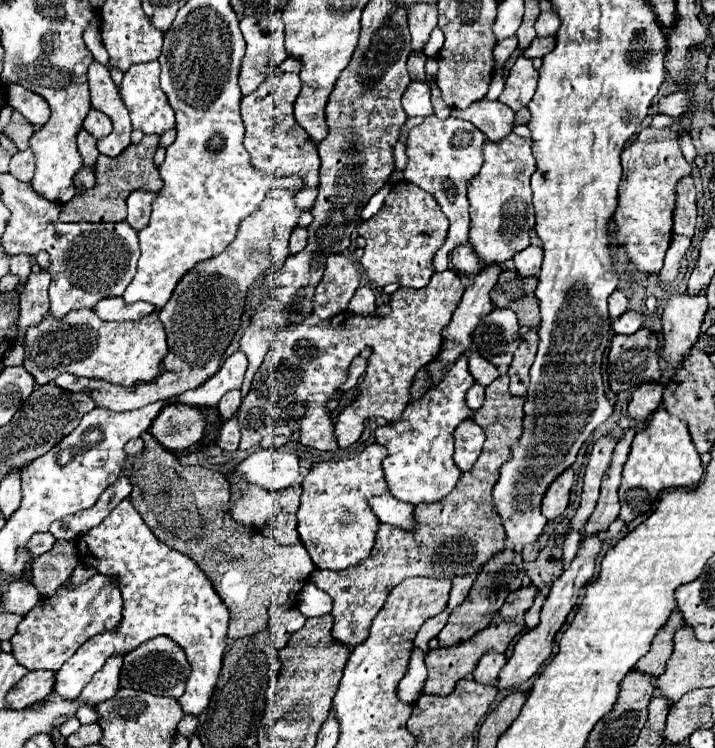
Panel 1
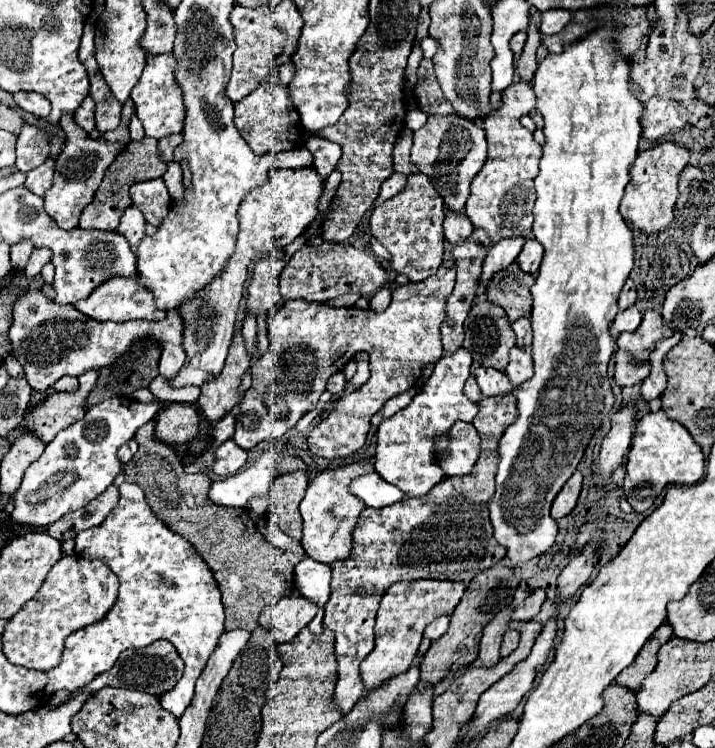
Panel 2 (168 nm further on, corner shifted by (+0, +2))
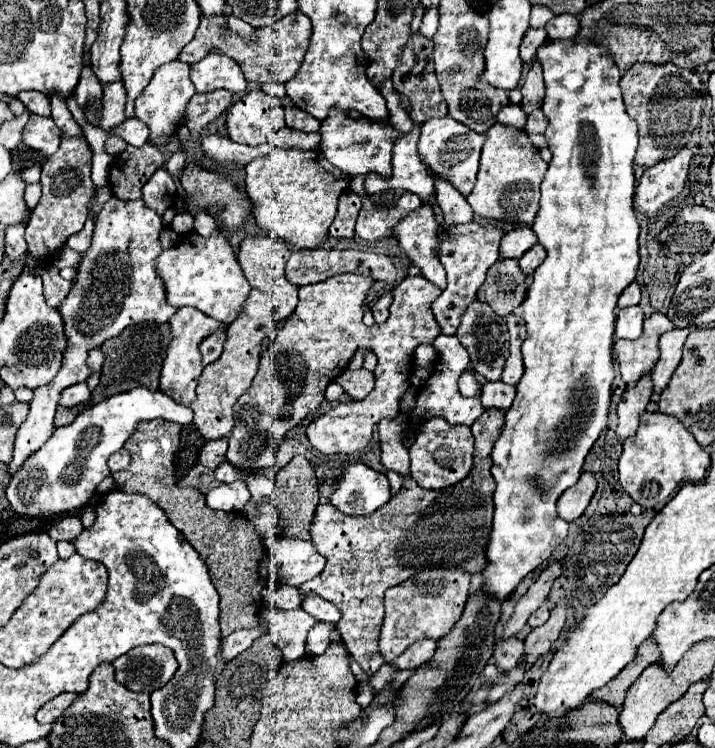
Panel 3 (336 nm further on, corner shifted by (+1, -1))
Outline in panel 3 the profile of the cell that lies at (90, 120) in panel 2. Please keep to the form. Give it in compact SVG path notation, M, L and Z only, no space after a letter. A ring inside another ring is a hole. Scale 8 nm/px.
M88 67L82 69L82 77L80 77L78 85L76 85L74 99L76 99L80 109L86 109L86 107L92 105L92 101L96 103L96 101L102 99L102 85Z

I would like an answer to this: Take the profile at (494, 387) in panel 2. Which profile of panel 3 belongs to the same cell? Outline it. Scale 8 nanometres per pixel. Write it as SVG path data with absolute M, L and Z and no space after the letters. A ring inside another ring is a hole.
M486 381L482 385L482 393L480 393L480 403L488 409L488 407L496 407L496 409L508 409L512 405L516 397L516 387L506 385L504 381Z

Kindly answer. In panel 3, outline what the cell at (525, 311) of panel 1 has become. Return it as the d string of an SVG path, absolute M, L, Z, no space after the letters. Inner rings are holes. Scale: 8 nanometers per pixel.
M500 259L496 261L496 265L492 265L492 269L488 269L486 281L482 283L482 289L478 293L478 301L486 301L500 317L510 315L516 307L520 307L520 303L526 297L526 275L520 271L518 261L516 259Z

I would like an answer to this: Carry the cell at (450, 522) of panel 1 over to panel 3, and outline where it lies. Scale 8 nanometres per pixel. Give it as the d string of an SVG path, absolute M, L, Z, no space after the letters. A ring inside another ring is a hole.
M486 409L472 425L476 437L474 467L460 483L432 491L422 489L410 477L408 449L402 445L400 435L406 431L406 415L382 419L378 423L382 463L386 469L398 471L406 477L402 489L390 497L390 501L376 509L372 515L350 517L334 509L334 505L318 505L312 521L312 541L320 555L326 557L324 571L312 581L300 587L302 595L308 591L332 601L342 617L336 623L336 631L366 675L376 673L384 661L380 661L378 635L384 619L384 591L400 585L402 581L432 569L460 569L468 573L480 573L486 569L486 547L492 527L492 493L494 481L490 475L490 453L496 439L502 433L504 411Z

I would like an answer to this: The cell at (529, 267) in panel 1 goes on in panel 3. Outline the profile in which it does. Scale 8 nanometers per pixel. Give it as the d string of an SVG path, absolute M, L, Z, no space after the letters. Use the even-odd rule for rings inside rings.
M534 245L532 249L528 249L522 257L520 257L520 269L524 271L524 275L532 275L536 271L536 267L544 261L546 251L542 245Z

